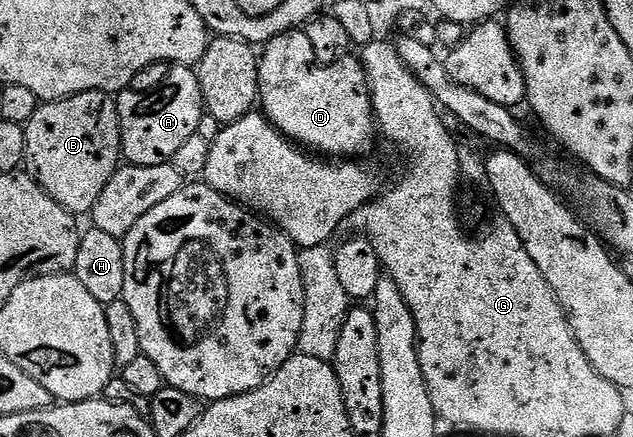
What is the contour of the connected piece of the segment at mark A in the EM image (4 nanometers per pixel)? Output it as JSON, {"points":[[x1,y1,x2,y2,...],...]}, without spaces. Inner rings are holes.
{"points":[[175,64,151,93,123,91,117,94,122,132,122,155,131,165,156,167,173,162,177,149,200,127,204,115,197,72,189,65]]}

